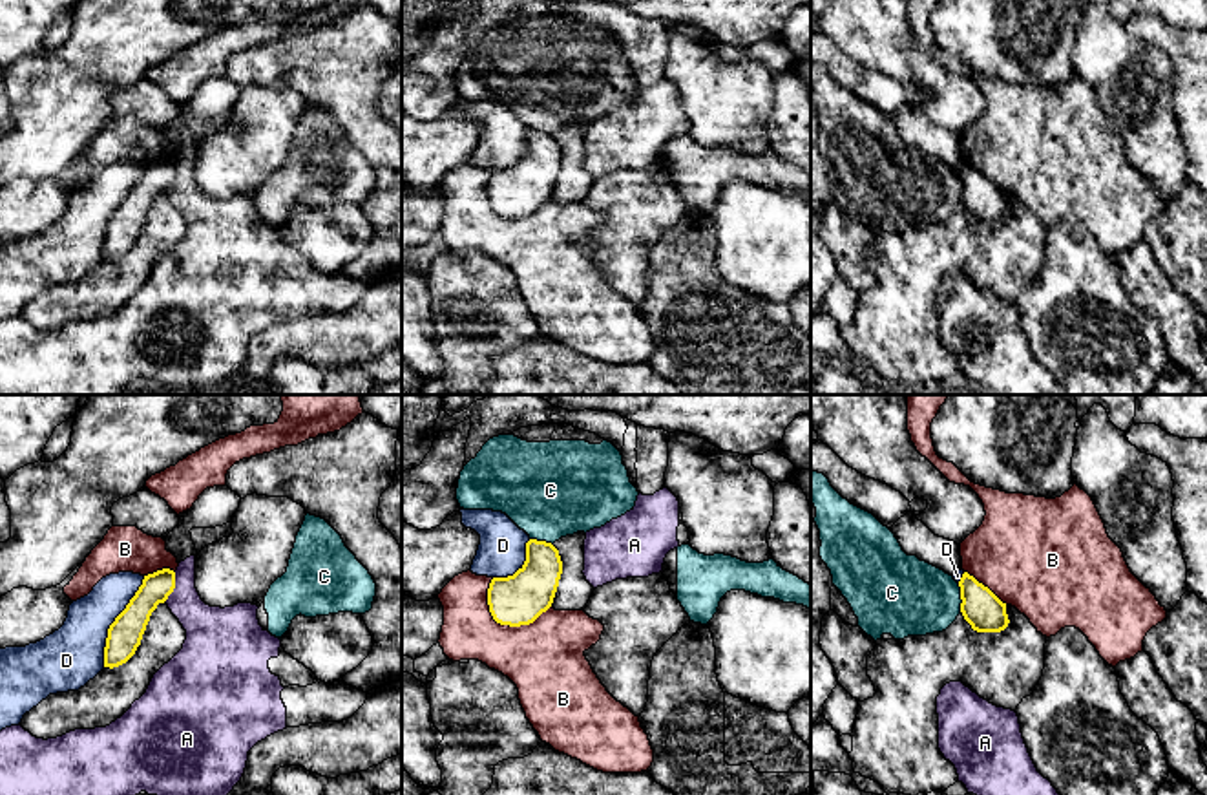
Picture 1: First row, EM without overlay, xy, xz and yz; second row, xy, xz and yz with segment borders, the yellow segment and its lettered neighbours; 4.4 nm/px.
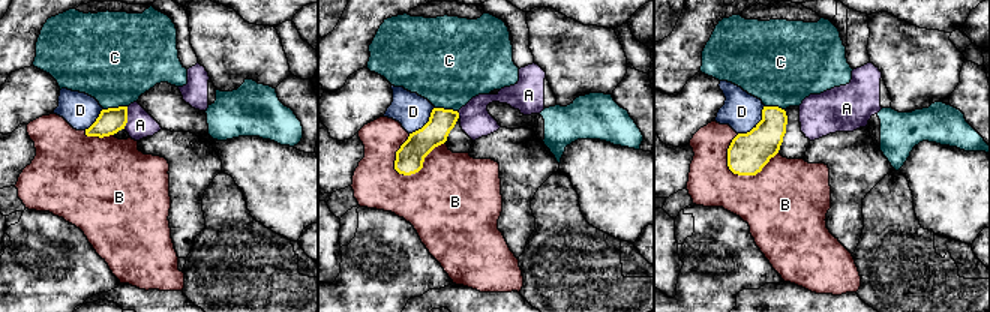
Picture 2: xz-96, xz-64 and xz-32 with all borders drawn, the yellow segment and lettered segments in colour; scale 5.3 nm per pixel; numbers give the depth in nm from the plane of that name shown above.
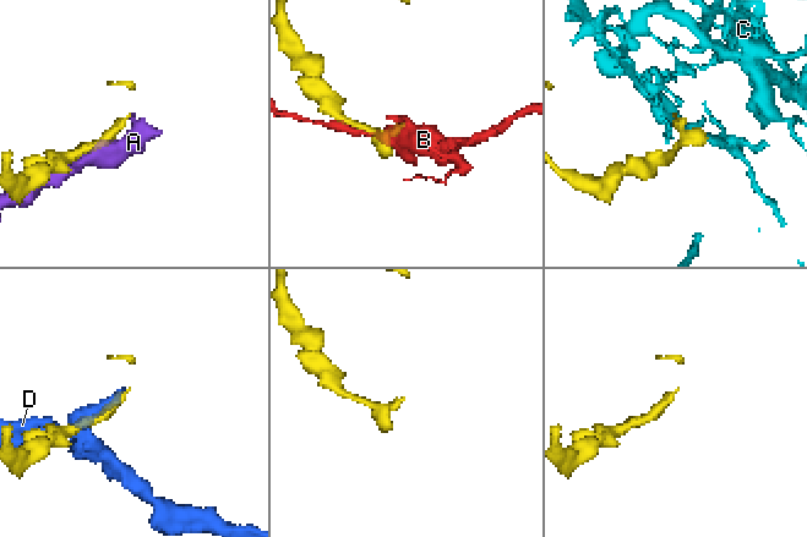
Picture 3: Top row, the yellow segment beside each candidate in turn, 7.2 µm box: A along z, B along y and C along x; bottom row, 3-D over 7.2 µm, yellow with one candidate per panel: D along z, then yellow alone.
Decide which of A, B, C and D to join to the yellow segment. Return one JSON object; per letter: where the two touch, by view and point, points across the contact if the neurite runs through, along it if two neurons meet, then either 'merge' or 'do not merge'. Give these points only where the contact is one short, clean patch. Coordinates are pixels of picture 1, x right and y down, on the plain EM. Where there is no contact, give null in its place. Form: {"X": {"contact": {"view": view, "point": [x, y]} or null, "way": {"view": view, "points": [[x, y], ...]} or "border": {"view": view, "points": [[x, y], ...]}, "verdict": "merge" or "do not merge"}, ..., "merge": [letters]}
{"A": {"contact": {"view": "xy", "point": [174, 178]}, "verdict": "do not merge"}, "B": {"contact": {"view": "xz", "point": [508, 214]}, "verdict": "do not merge"}, "C": {"contact": {"view": "yz", "point": [961, 189]}, "border": {"view": "yz", "points": [[957, 174], [961, 201]]}, "verdict": "do not merge"}, "D": {"contact": {"view": "xy", "point": [114, 212]}, "verdict": "do not merge"}, "merge": []}

